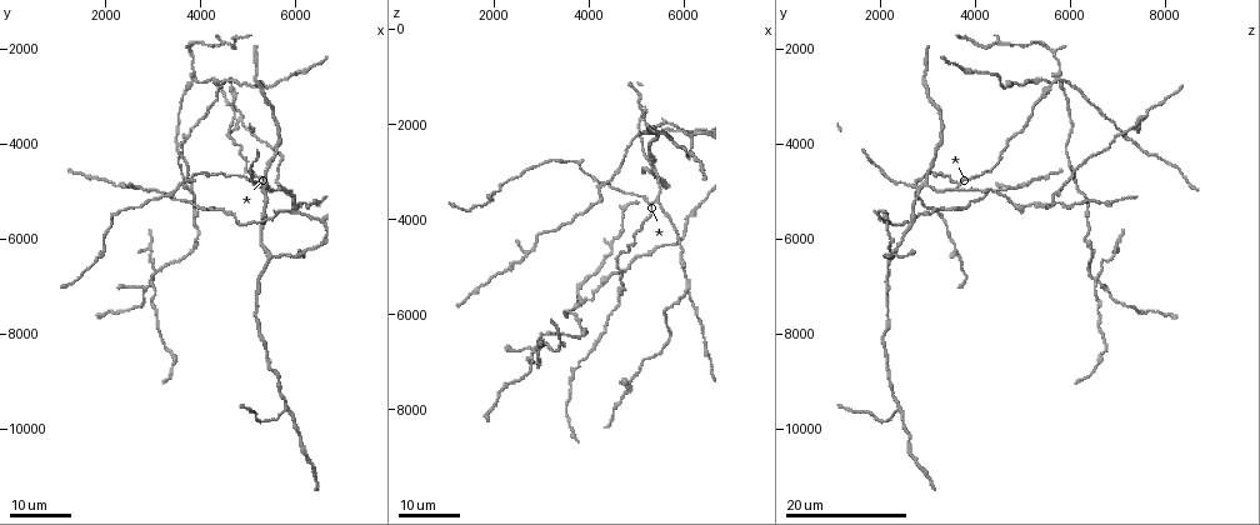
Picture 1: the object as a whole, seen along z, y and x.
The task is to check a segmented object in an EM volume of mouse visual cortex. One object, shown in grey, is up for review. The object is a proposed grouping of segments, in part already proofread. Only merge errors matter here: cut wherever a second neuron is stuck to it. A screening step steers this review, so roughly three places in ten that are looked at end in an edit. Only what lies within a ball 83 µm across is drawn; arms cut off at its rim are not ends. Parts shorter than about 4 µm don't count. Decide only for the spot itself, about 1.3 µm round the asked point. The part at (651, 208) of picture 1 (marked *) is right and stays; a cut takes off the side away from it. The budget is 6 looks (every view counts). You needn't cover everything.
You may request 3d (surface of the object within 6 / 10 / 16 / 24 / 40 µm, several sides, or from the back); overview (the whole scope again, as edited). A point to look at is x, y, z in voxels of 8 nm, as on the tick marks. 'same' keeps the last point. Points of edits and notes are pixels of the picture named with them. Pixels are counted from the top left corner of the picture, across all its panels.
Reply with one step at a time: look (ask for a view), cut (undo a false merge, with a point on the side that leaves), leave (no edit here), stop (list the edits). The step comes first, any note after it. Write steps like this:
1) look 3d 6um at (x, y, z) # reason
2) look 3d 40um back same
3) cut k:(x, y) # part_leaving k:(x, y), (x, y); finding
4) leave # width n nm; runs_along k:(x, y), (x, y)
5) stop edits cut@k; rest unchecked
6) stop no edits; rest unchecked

look 3d 16um at (5450, 4950, 3650) # three arms meet

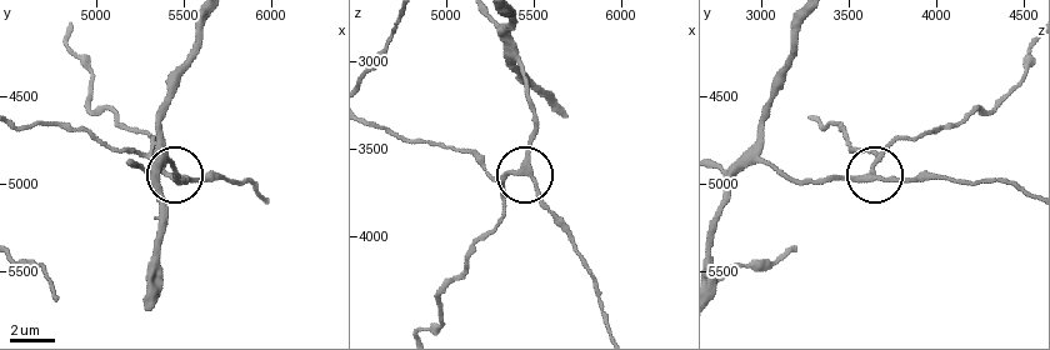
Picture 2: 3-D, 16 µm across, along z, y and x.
look 3d 6um at (5460, 4980, 3640) # closer look

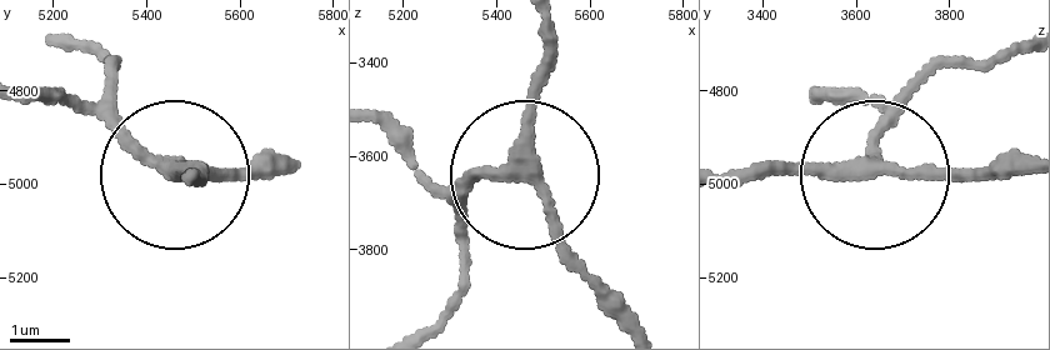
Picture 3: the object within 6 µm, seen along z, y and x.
leave # arms 3; continuous, no second neuron

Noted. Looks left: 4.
look 3d 24um at (5400, 4750, 2950) # side arm on a straight run

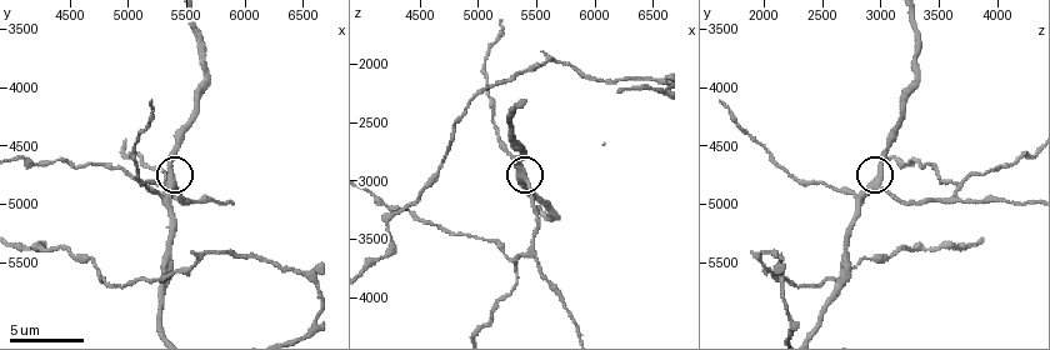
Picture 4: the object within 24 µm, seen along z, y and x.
look 3d 10um at (5360, 4800, 2960)

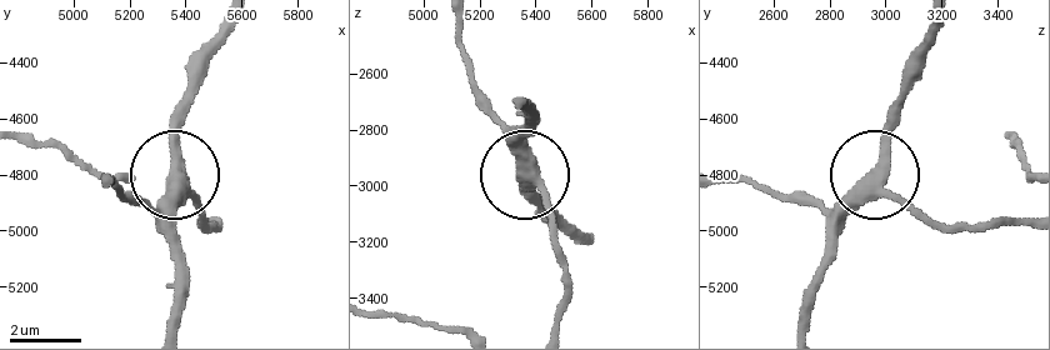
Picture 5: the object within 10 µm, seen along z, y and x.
look 3d 6um at (5370, 4800, 2960)

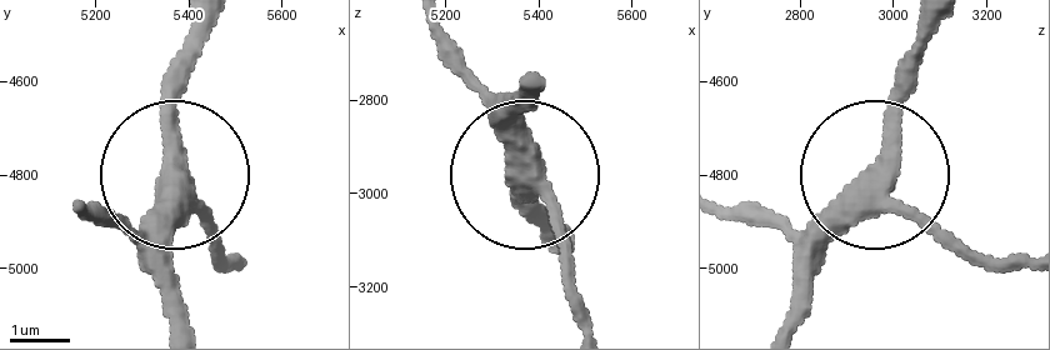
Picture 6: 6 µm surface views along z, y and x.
leave # arms 3; runs_along 6:(241, 259), (216, 249), (168, 154), (183, 40); one neuron here

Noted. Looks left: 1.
stop no edits; rest unchecked

